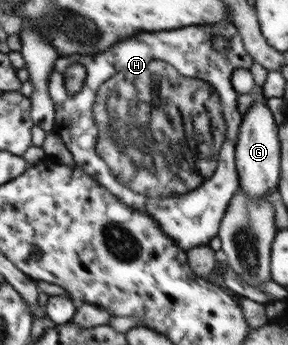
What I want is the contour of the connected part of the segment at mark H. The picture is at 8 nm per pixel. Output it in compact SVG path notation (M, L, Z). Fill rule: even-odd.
M192 25L173 31L159 31L137 34L117 42L111 46L109 50L97 54L97 56L81 56L73 54L59 58L54 64L53 71L49 75L47 81L47 92L51 95L56 108L55 128L52 132L57 133L62 139L65 148L71 152L75 164L87 175L92 176L101 186L104 186L113 196L116 196L123 204L130 206L131 209L139 210L139 212L148 214L157 221L161 230L169 236L179 248L187 252L190 248L198 246L205 246L210 243L212 238L218 236L218 230L223 220L225 211L228 210L229 203L232 202L233 195L238 191L239 175L236 167L236 143L238 139L238 132L244 117L244 114L238 109L239 95L231 82L233 72L237 68L249 69L253 60L247 55L244 43L242 42L240 32L232 27L220 27L209 25ZM221 35L225 39L229 39L229 52L227 54L219 54L217 50L213 50L213 37ZM72 64L83 64L85 66L86 80L83 83L83 89L75 94L67 93L65 89L65 74L67 68Z

